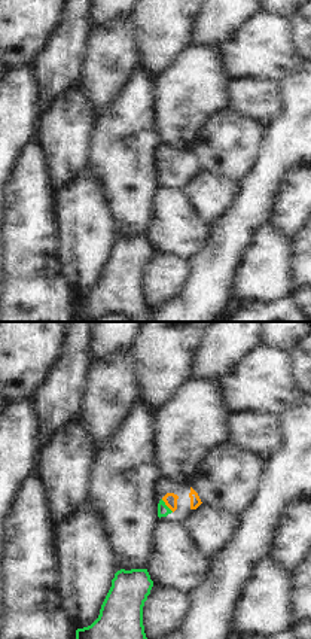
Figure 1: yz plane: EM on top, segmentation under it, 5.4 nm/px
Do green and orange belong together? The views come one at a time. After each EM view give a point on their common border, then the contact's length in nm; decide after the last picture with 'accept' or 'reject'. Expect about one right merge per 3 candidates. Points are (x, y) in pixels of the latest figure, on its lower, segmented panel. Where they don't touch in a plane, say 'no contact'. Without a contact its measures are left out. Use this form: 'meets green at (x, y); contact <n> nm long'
meets green at (165, 505); contact 100 nm long

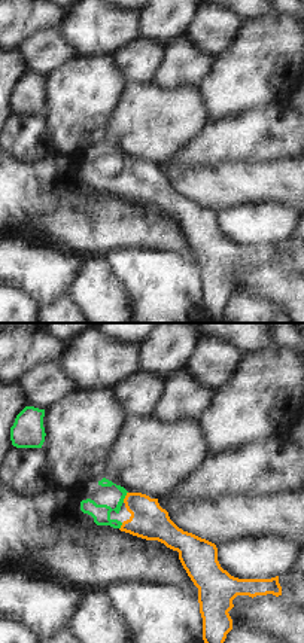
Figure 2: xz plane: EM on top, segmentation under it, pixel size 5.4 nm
meets green at (124, 497); contact 70 nm long

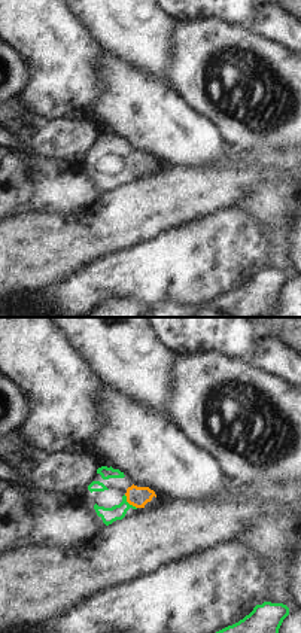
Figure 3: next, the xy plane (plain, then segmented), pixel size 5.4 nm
meets green at (127, 502); contact 100 nm long

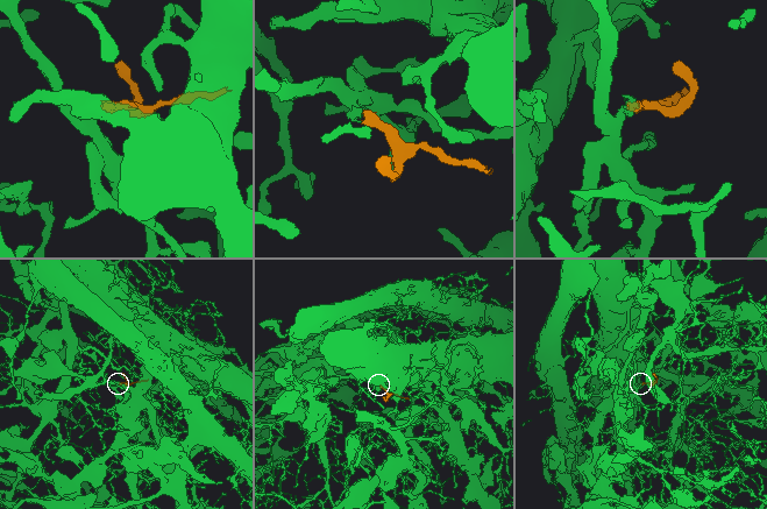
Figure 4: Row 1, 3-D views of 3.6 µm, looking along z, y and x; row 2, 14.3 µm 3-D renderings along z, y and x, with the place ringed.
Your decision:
accept

